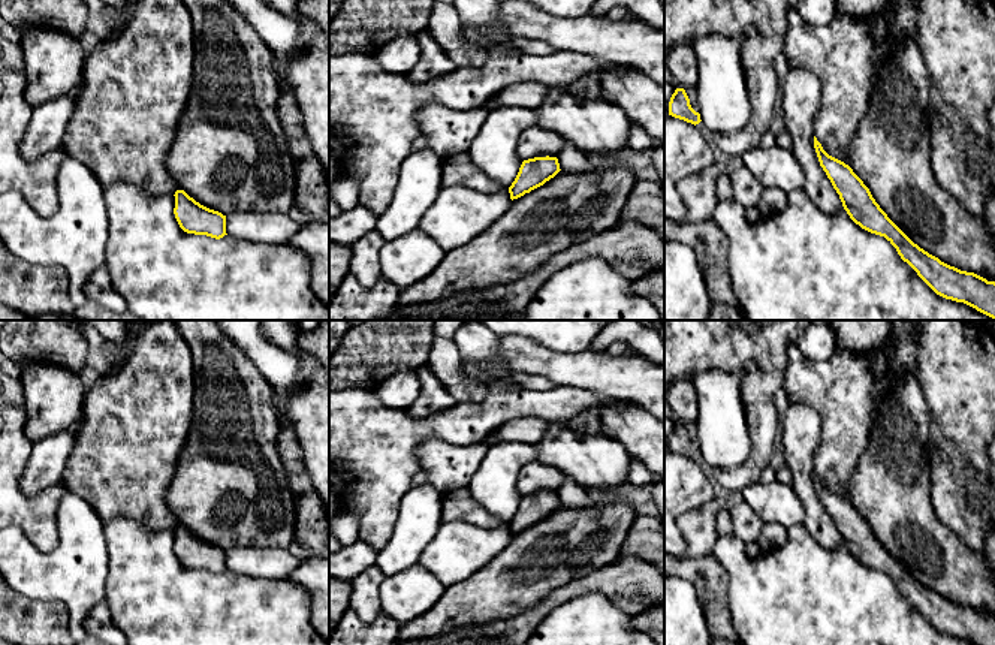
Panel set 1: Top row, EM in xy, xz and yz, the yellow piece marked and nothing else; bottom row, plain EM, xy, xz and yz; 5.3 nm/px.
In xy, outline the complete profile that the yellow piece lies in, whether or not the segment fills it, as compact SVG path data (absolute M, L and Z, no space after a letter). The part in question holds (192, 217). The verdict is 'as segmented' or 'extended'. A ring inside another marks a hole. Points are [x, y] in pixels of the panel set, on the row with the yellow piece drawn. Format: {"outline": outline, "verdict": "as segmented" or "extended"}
{"outline": "M177 190L174 196L174 214L180 227L184 232L195 235L206 235L215 239L220 239L227 235L226 215L200 205L184 190Z", "verdict": "as segmented"}

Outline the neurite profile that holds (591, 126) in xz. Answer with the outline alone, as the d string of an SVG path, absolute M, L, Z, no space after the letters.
M548 87L533 112L539 127L558 133L584 154L606 156L628 145L630 120L612 102L584 100L563 87Z

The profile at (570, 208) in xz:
M624 162L616 163L612 169L597 169L585 174L569 174L560 171L543 186L510 201L509 208L477 236L467 244L446 251L440 265L423 280L402 289L399 305L428 304L441 298L450 298L459 292L471 289L488 289L497 284L507 284L521 278L524 274L542 266L549 257L603 233L619 221L622 208L634 187L634 171Z

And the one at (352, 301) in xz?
M349 272L329 302L329 320L385 320L399 304L399 293L401 289L383 277L373 287L364 287Z

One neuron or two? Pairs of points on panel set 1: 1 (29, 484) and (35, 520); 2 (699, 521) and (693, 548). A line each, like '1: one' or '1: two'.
1: two
2: one

